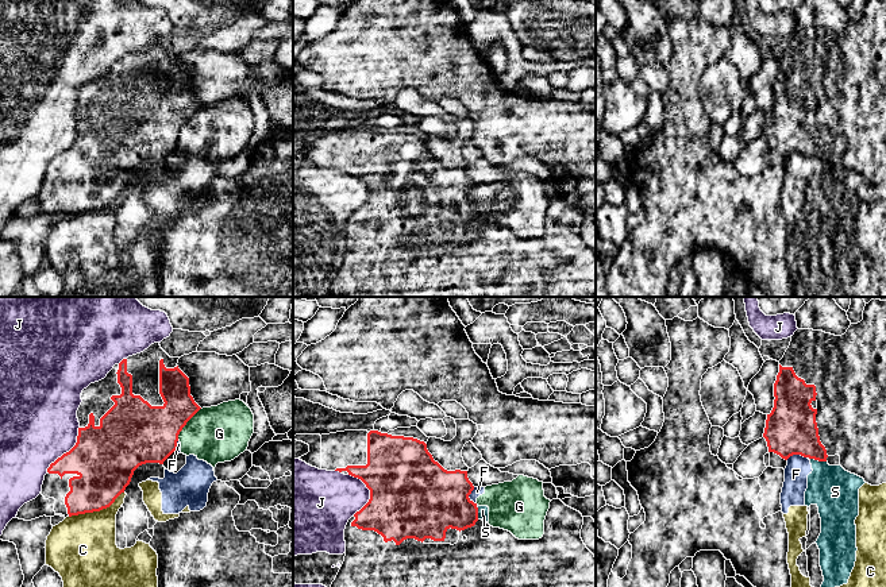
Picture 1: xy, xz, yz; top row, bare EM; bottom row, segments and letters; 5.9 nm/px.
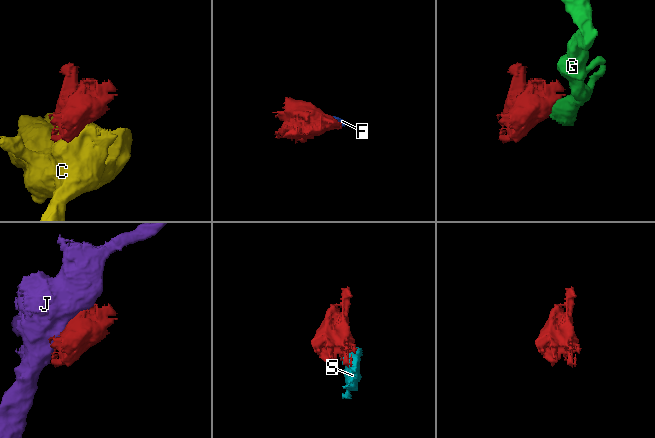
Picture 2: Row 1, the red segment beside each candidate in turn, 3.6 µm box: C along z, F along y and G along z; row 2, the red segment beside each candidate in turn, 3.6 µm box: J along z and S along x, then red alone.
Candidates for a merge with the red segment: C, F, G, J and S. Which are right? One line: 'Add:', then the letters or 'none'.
Add: none

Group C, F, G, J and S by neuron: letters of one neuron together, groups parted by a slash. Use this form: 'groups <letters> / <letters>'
groups C F G S / J

